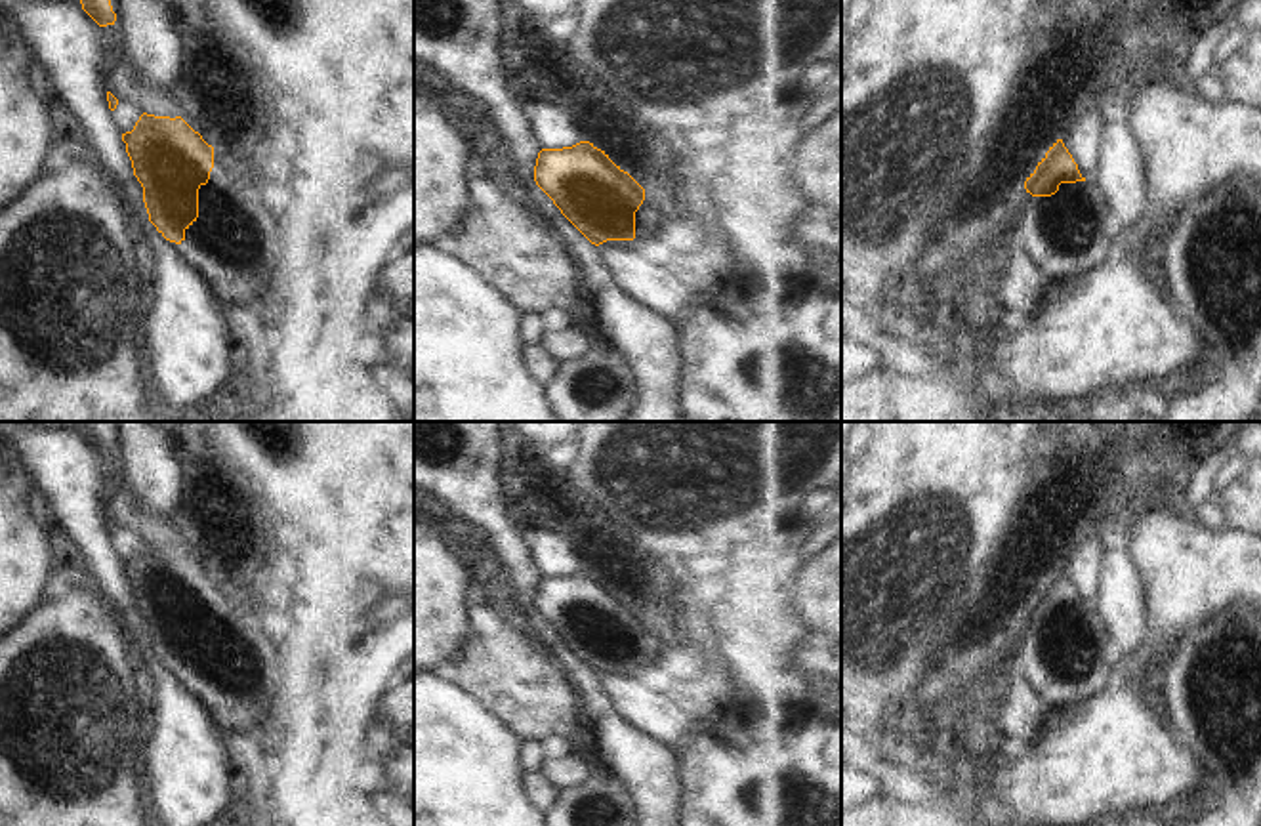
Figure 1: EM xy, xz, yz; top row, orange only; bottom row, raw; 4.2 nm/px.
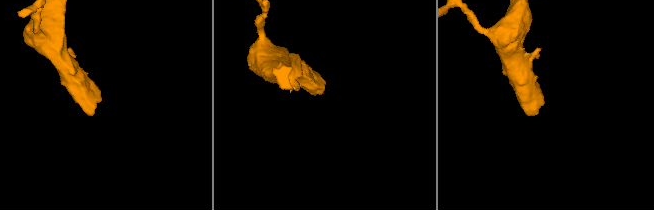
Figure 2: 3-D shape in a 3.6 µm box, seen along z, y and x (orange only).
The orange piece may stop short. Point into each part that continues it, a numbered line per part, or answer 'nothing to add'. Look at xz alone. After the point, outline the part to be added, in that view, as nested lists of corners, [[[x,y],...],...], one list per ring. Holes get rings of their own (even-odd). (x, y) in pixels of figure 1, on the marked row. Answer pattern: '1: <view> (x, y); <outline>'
1: xz (653, 214); [[[652,196],[645,198],[635,212],[635,238],[631,242],[645,259],[658,267],[664,267],[672,277],[681,280],[691,290],[702,290],[704,294],[708,294],[708,288],[696,280],[698,269],[681,269],[672,265],[672,252],[668,252],[654,237],[654,233],[670,219],[672,214],[673,210],[668,202],[656,200]]]

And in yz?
1: yz (1073, 208); [[[1091,177],[1061,183],[1055,195],[1040,198],[1042,231],[1024,233],[1024,244],[1045,271],[1057,271],[1057,259],[1099,259],[1105,242],[1093,233],[1093,221],[1103,216],[1097,202]]]

